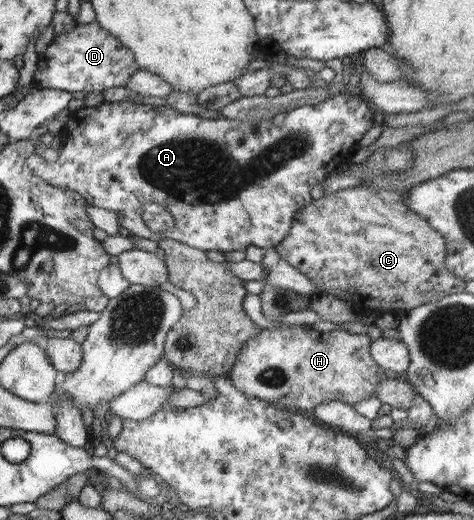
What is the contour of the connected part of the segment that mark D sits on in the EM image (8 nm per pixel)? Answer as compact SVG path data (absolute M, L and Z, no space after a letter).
M96 21L89 24L77 23L70 34L55 36L48 44L47 52L41 55L39 71L33 78L36 88L67 90L85 93L102 92L116 86L125 86L127 80L139 69L134 54Z

